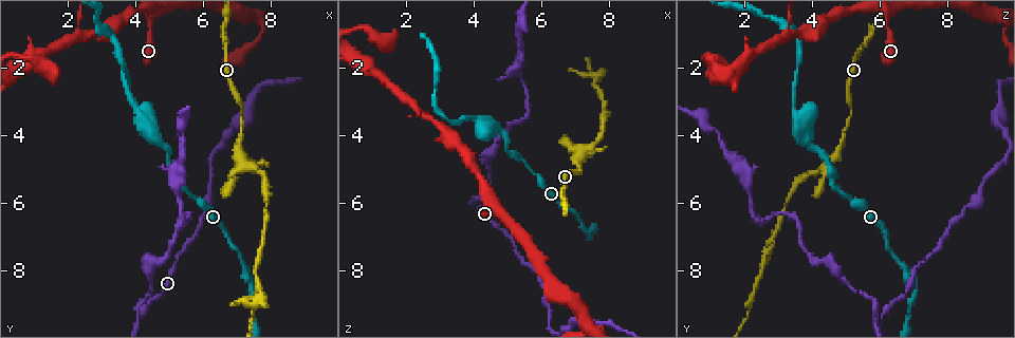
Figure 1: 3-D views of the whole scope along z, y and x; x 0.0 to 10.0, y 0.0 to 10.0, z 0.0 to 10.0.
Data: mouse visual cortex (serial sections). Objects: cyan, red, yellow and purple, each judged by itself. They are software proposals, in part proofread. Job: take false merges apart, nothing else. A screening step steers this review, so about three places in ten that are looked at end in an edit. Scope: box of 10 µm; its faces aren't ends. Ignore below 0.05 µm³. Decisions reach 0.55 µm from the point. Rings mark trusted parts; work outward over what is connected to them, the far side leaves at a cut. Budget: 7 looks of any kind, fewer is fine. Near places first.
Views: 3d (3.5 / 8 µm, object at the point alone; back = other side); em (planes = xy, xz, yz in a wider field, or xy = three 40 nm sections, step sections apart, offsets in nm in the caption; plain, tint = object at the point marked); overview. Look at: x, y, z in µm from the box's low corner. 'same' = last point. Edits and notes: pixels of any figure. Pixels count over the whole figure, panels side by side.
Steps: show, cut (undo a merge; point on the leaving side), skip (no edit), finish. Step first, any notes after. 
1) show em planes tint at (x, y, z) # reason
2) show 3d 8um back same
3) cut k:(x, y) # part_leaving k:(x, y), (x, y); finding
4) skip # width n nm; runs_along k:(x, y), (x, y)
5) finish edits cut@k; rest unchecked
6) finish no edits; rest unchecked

show 3d 3.5um at (4.10, 9.40, 5.90) # sharp bend

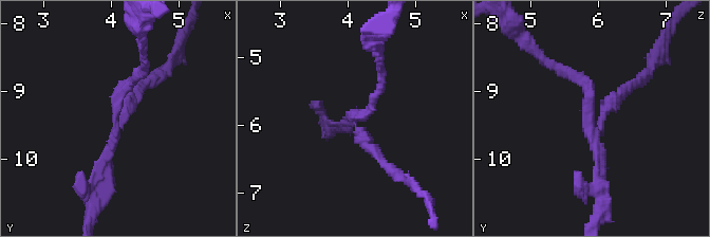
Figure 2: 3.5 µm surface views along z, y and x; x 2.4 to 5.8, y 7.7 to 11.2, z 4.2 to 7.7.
show em planes tint at (4.05, 9.40, 5.85) # now the EM

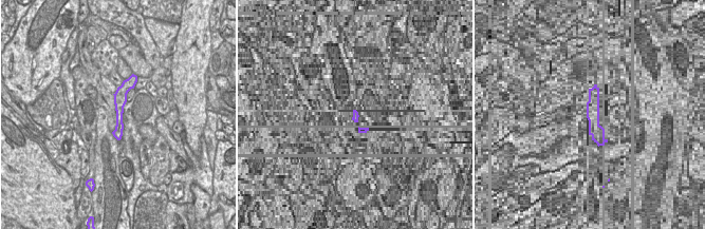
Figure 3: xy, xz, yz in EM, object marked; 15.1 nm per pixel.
cut 2:(126, 87) # border 3:(122, 118), (118, 129), (113, 134); two cells meet here

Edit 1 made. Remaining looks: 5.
show 3d 3.5um at (7.20, 4.80, 4.50) # branch point

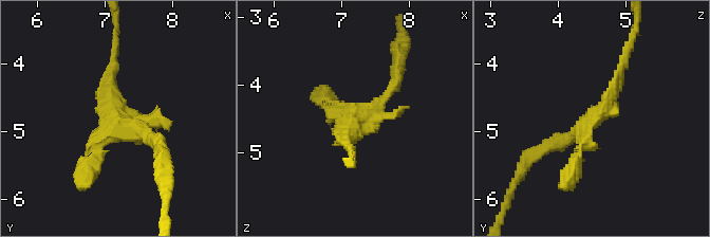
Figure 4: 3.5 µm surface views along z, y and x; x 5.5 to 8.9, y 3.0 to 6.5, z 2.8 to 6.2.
show em xy step 1 tint at (7.20, 4.85, 4.50) # shape alone is not enough

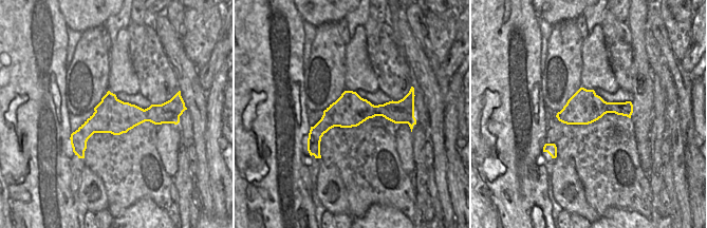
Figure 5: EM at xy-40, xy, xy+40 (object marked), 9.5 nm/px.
skip # runs_along 5:(407, 105), (336, 114), (310, 148); all the same cell

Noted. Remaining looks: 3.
show 3d 8um back at (2.50, 1.10, 3.30) # a narrow waist

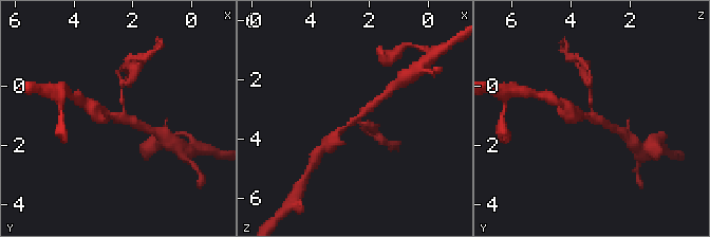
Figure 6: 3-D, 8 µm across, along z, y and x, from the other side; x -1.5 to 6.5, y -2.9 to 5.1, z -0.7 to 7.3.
show 3d 3.5um same

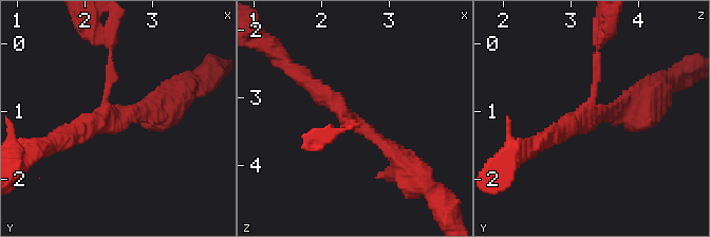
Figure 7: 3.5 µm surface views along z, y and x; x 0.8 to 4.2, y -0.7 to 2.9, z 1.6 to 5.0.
show em xy step 1 tint at (2.50, 1.10, 3.30) # shape alone is not enough

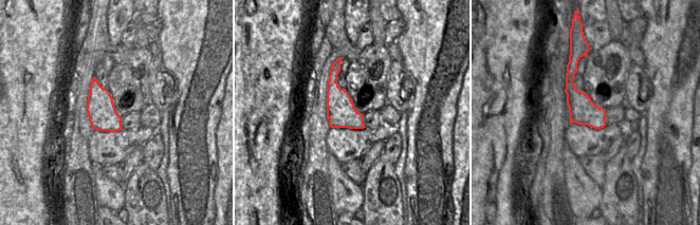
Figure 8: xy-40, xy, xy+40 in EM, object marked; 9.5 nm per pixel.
cut 7:(596, 62) # part_leaving 7:(592, 101), (597, 52), (602, 46); two cells meet here

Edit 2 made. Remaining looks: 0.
finish edits cut@2, cut@7; rest unchecked

